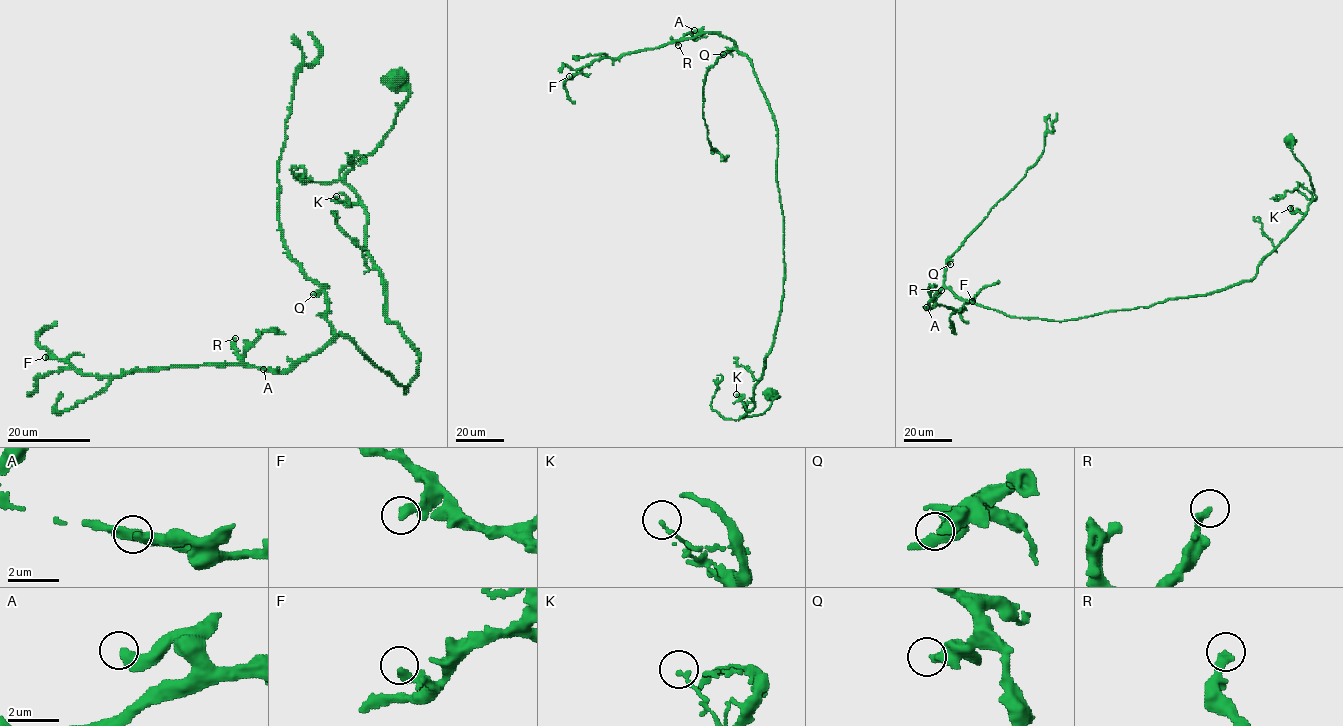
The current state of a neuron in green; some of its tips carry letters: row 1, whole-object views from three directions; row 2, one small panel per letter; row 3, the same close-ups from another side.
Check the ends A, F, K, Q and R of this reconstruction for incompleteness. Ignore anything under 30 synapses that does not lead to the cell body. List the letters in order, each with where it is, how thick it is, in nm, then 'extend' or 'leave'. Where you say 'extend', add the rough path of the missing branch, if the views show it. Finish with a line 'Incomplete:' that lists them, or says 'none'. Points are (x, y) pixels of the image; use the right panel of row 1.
A: at (926, 307); 400 nm thick; leave
F: at (972, 301); 360 nm thick; leave
K: at (1290, 208); 130 nm thick; leave
Q: at (950, 264); 440 nm thick; leave
R: at (941, 290); 360 nm thick; leave
Incomplete: none

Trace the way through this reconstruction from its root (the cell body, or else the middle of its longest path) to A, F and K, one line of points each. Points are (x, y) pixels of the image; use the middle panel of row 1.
A: (769, 394), (763, 413), (739, 420), (753, 408), (782, 304), (777, 127), (751, 61), (694, 30)
F: (769, 394), (763, 413), (739, 420), (754, 406), (784, 276), (777, 127), (751, 61), (700, 33), (569, 76)
K: (769, 394), (778, 396), (763, 413), (739, 420), (750, 411), (736, 394)

